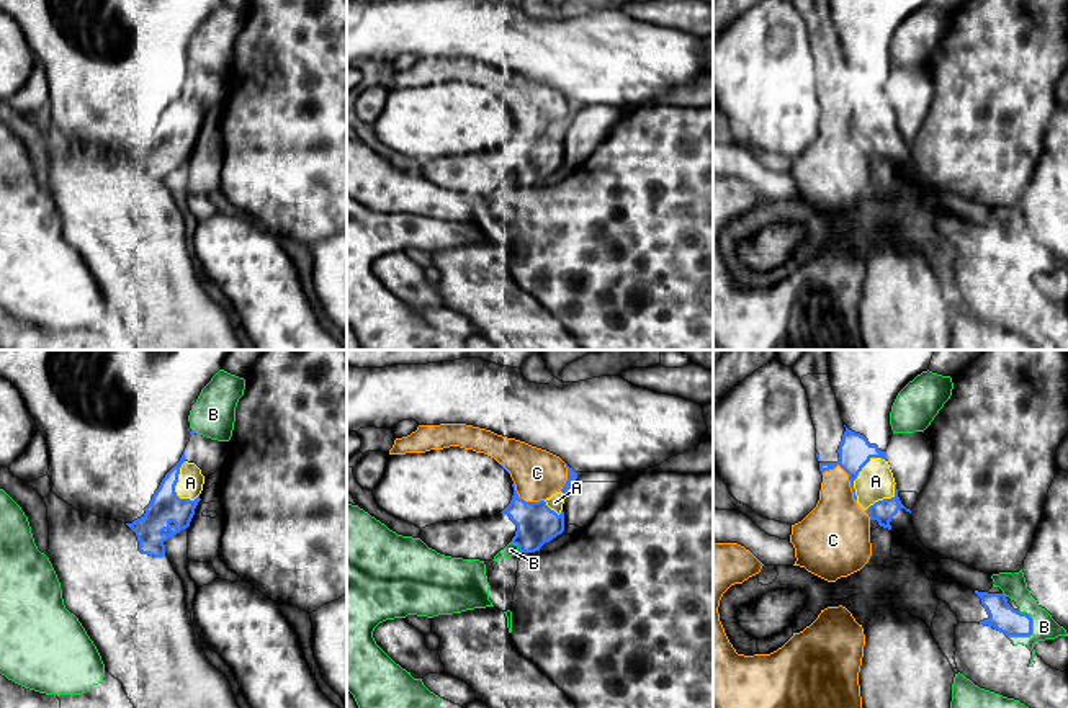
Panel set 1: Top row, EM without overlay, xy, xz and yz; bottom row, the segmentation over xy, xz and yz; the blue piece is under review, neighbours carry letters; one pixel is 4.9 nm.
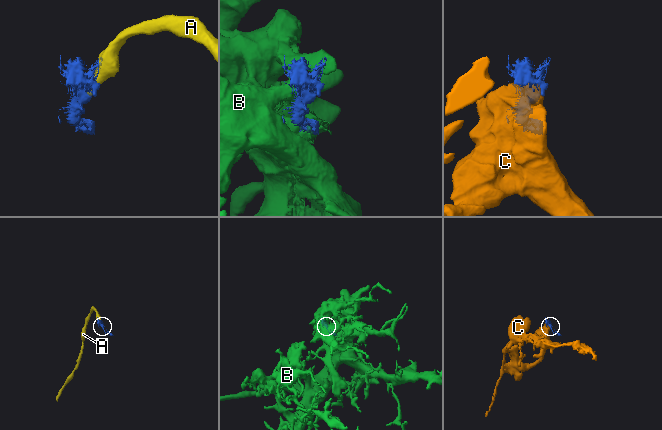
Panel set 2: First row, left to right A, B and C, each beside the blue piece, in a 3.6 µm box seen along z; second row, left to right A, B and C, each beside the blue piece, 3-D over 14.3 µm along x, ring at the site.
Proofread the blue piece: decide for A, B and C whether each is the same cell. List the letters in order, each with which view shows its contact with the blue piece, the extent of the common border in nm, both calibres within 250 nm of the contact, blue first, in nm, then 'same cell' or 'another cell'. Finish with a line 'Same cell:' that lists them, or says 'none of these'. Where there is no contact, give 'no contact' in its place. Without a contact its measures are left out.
A: contact in yz; length 240 nm; calibres 160 and 180 nm; same cell
B: contact in yz; length 160 nm; calibres 140 and 120 nm; another cell
C: contact in yz; length 220 nm; calibres 160 and 280 nm; another cell
Same cell: A

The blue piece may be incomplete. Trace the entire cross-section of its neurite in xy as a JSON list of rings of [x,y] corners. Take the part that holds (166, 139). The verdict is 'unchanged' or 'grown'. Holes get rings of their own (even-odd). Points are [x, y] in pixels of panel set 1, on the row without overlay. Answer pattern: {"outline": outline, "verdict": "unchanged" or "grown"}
{"outline": [[[183,85],[144,142],[146,147],[132,157],[126,157],[136,167],[142,188],[165,190],[167,173],[190,160],[201,134],[203,118],[201,103],[195,96],[188,96]]], "verdict": "grown"}

